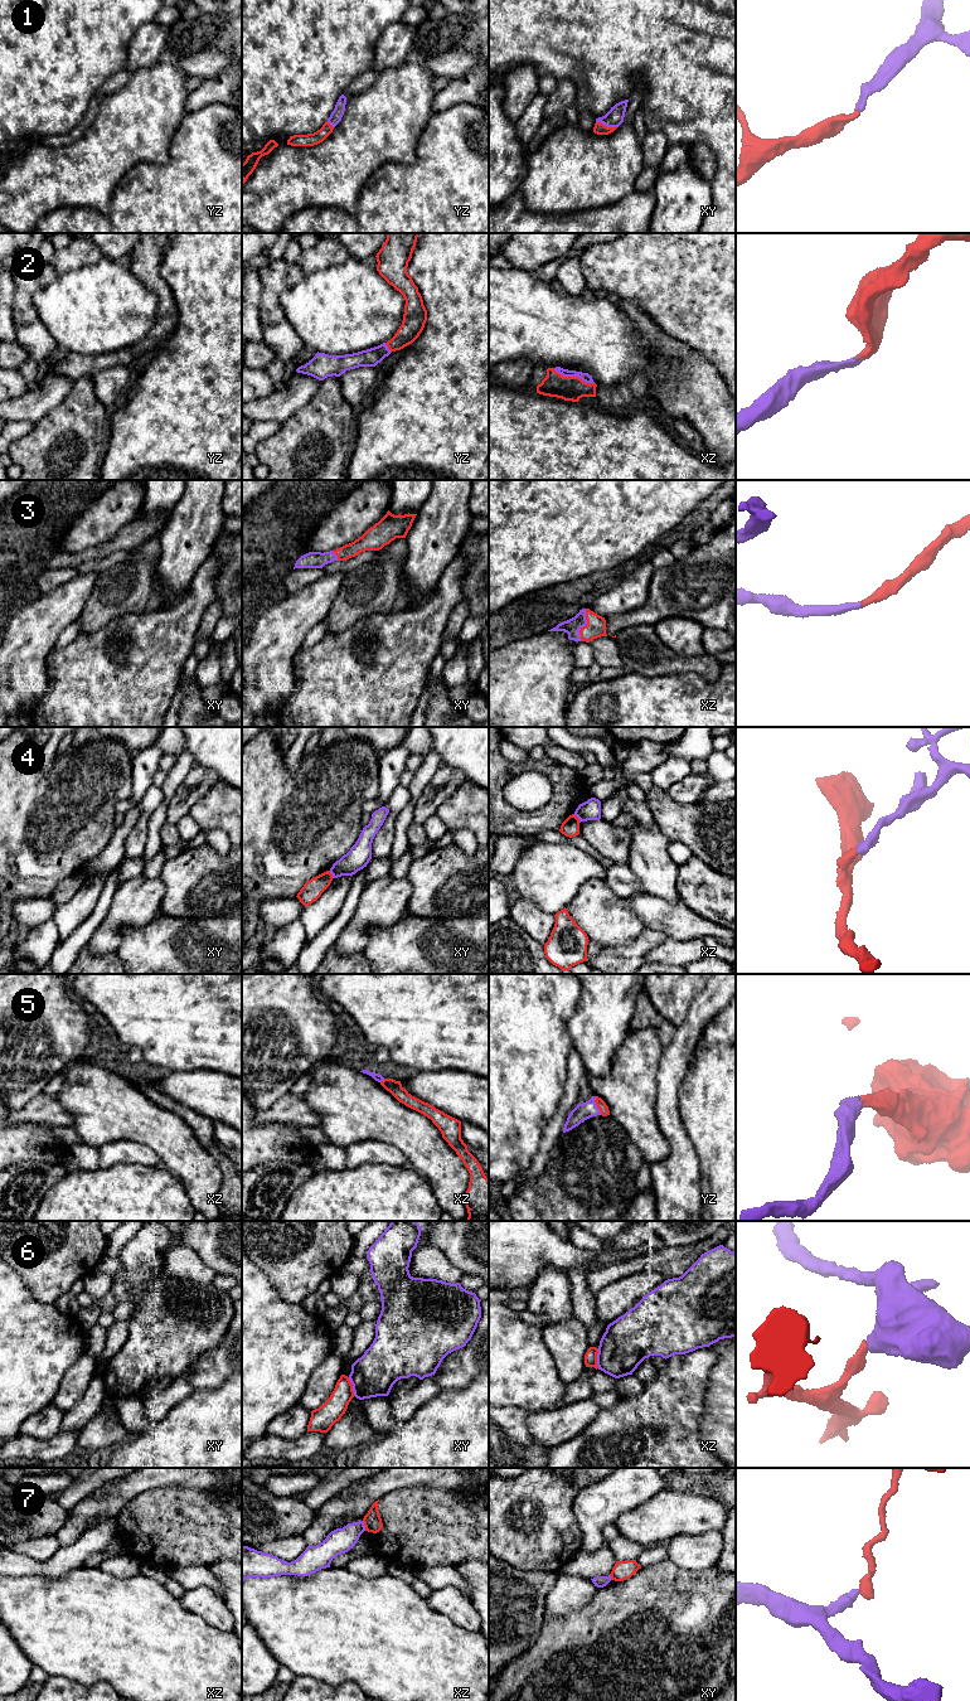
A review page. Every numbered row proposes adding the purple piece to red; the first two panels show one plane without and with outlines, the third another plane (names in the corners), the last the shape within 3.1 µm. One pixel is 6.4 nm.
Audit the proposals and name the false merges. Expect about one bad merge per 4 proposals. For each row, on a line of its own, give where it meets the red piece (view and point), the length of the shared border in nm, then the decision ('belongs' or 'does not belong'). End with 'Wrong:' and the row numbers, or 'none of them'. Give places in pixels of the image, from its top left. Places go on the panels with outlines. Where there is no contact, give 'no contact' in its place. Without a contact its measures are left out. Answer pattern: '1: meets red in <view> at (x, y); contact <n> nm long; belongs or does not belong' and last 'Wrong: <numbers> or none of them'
1: meets red in xy at (606, 126); contact 140 nm long; belongs
2: meets red in xz at (573, 377); contact 280 nm long; belongs
3: meets red in xz at (586, 625); contact 220 nm long; belongs
4: meets red in xz at (577, 818); contact 70 nm long; does not belong
5: meets red in yz at (596, 1104); contact 130 nm long; belongs
6: meets red in xz at (596, 1358); contact 130 nm long; does not belong
7: meets red in xz at (364, 1525); contact 70 nm long; does not belong
Wrong: 4, 6, 7

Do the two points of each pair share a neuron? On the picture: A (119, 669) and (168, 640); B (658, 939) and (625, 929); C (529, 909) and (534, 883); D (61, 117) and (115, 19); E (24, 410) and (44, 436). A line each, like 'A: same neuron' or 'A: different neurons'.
A: same neuron
B: different neurons
C: different neurons
D: same neuron
E: different neurons

